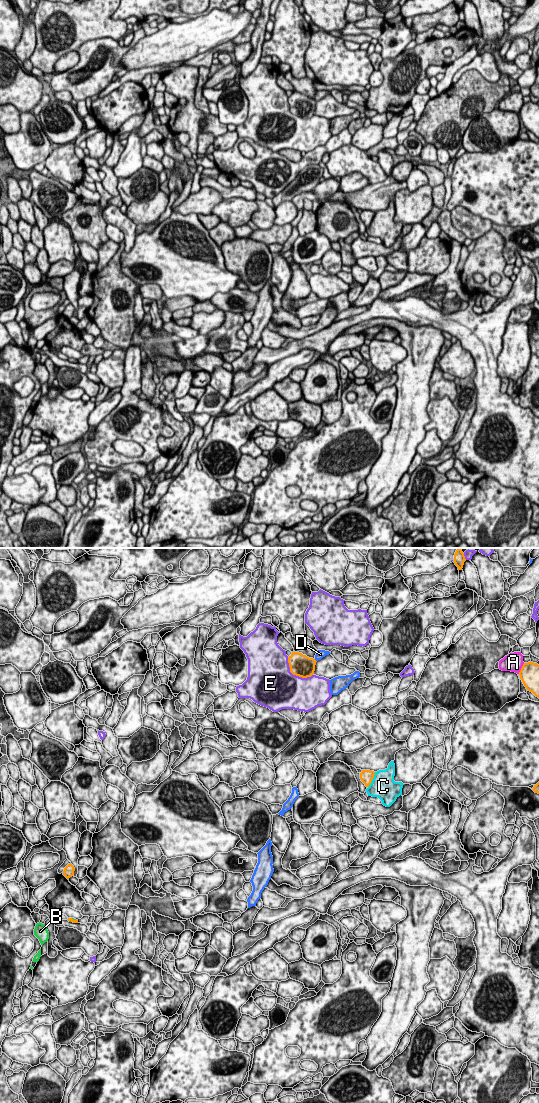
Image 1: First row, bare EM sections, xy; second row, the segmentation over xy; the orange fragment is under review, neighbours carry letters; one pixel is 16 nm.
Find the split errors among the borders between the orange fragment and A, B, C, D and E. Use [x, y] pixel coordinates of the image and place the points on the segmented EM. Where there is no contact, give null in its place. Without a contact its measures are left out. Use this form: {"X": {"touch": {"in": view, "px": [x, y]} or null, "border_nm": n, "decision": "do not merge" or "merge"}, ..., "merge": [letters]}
{"A": {"touch": {"in": "xy", "px": [521, 668]}, "border_nm": 200, "decision": "do not merge"}, "B": {"touch": {"in": "xy", "px": [73, 919]}, "border_nm": 90, "decision": "merge"}, "C": {"touch": {"in": "xy", "px": [372, 779]}, "border_nm": 280, "decision": "do not merge"}, "D": {"touch": {"in": "xy", "px": [315, 660]}, "border_nm": 60, "decision": "do not merge"}, "E": {"touch": {"in": "xy", "px": [294, 674]}, "border_nm": 500, "decision": "do not merge"}, "merge": ["B"]}

